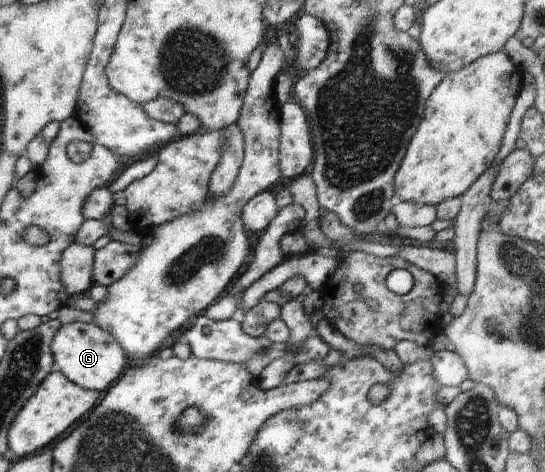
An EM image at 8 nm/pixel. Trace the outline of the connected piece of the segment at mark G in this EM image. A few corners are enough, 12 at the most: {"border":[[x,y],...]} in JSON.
{"border":[[96,324],[61,325],[51,350],[56,371],[105,393],[128,363]]}

